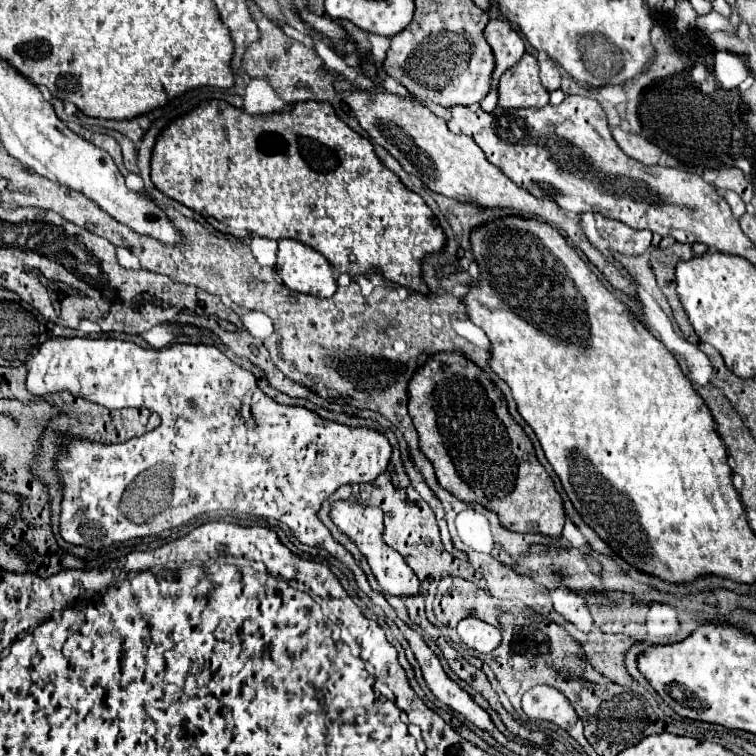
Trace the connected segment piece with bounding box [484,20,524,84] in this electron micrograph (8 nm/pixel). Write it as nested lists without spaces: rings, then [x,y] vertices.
[[[490,20],[484,28],[484,38],[490,44],[496,60],[492,84],[498,84],[500,76],[522,58],[524,42],[506,20]]]

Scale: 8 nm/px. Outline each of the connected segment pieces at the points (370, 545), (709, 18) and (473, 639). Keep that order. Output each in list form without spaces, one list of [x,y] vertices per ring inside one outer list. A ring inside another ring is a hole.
[[[338,500],[332,510],[330,510],[330,516],[334,520],[334,524],[352,538],[352,542],[356,542],[358,550],[366,556],[380,588],[386,592],[386,594],[392,594],[392,596],[398,596],[398,598],[416,598],[420,596],[420,580],[418,576],[414,574],[414,570],[406,564],[406,560],[396,552],[392,550],[390,546],[386,546],[382,542],[382,510],[378,508],[372,508],[372,506],[360,506],[356,502],[348,502],[348,500]]]
[[[708,12],[708,14],[698,16],[698,18],[696,18],[696,28],[698,28],[700,32],[704,32],[706,36],[712,34],[712,32],[716,32],[716,30],[726,30],[726,32],[730,32],[730,34],[734,34],[734,30],[736,30],[736,28],[730,24],[730,20],[726,20],[724,16],[720,16],[720,14],[716,14],[716,12]]]
[[[468,616],[458,622],[458,634],[464,644],[468,644],[470,648],[474,648],[482,654],[490,654],[502,640],[500,630],[496,626],[482,622],[474,616]]]

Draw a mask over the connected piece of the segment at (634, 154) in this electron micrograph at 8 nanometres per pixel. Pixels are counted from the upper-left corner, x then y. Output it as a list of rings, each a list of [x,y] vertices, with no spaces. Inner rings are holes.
[[[614,128],[612,130],[614,134],[614,140],[618,142],[618,146],[622,148],[622,152],[646,166],[654,166],[660,162],[660,156],[662,156],[662,150],[652,144],[650,140],[646,140],[644,136],[640,134],[628,134],[628,132],[622,132],[620,128]]]

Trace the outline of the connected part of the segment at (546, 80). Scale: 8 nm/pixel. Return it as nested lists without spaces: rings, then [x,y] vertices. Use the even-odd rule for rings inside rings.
[[[540,60],[540,80],[548,92],[560,88],[560,72],[552,60]]]

